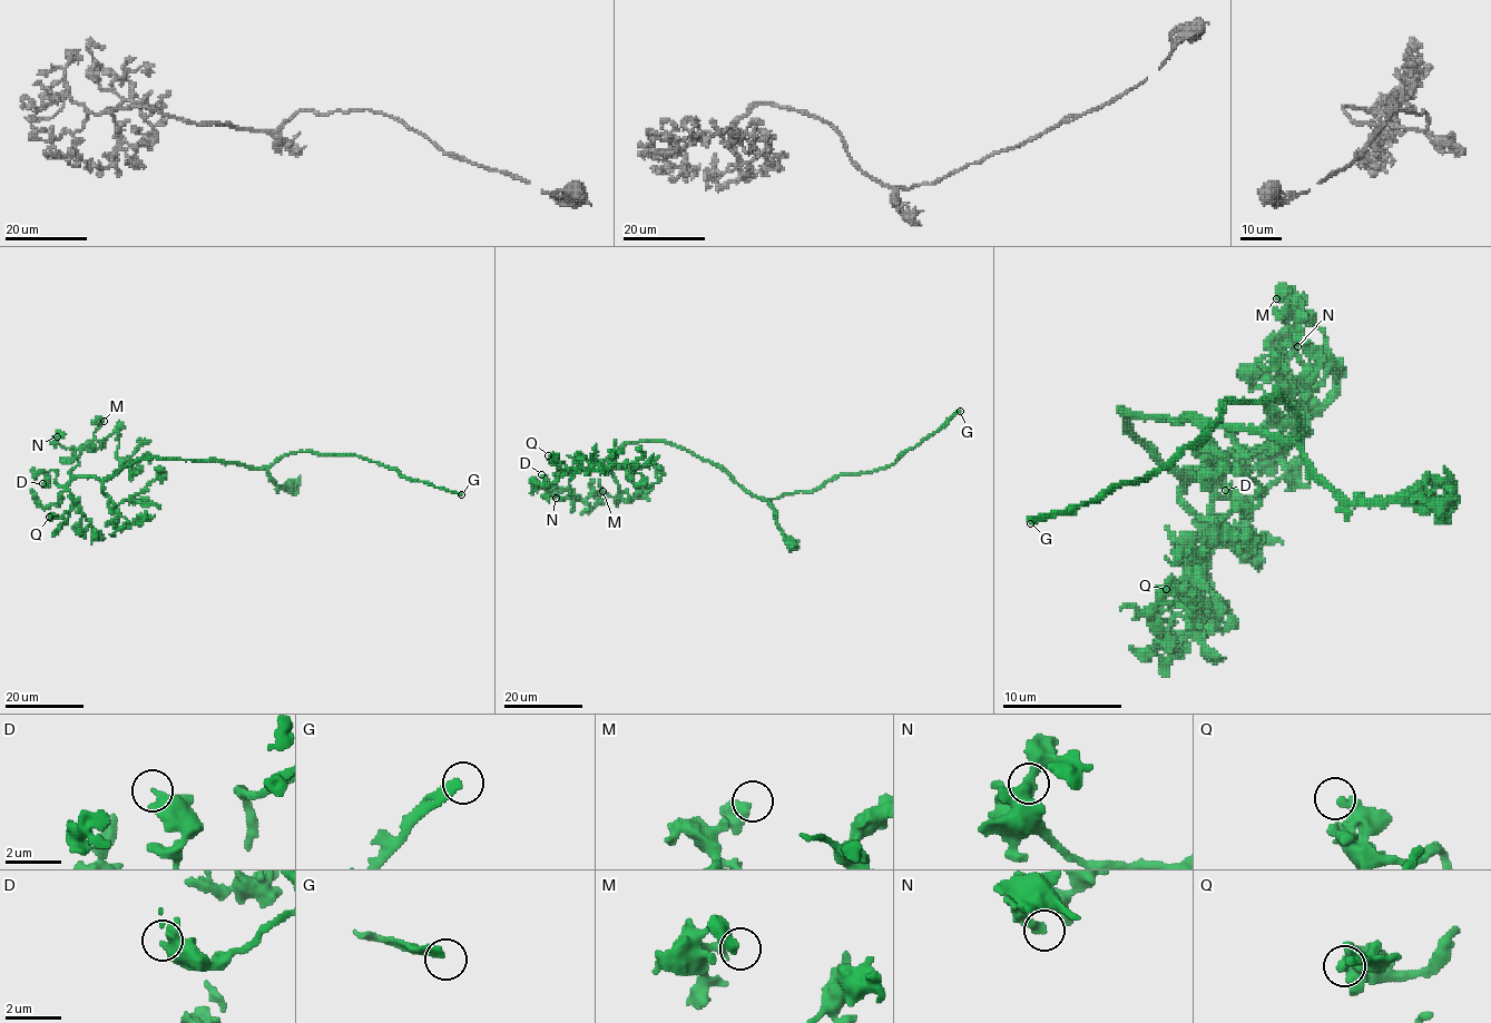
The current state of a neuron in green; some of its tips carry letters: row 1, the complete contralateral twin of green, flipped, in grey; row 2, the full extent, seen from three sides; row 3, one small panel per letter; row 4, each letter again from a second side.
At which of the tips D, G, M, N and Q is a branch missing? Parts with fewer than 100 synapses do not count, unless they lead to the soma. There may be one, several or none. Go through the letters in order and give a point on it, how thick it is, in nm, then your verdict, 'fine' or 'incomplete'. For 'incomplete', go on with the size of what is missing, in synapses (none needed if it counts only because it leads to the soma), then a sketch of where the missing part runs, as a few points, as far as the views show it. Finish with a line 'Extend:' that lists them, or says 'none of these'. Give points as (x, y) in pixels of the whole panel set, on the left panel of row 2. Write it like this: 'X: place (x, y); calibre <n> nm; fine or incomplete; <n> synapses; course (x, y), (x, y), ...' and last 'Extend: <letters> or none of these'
D: place (42, 483); calibre 400 nm; fine
G: place (461, 494); calibre 300 nm; incomplete
M: place (104, 421); calibre 480 nm; fine
N: place (57, 436); calibre 320 nm; fine
Q: place (49, 517); calibre 380 nm; fine
Extend: G

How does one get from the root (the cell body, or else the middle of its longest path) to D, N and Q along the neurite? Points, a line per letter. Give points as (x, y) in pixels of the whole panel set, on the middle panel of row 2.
D: (727, 473), (676, 446), (659, 441), (633, 441), (584, 469), (555, 474), (556, 483), (547, 494), (541, 474)
N: (727, 473), (676, 446), (633, 441), (574, 474), (569, 491), (578, 498), (563, 499), (553, 494), (556, 498)
Q: (727, 473), (659, 441), (628, 442), (605, 460), (575, 471), (566, 471), (574, 469), (556, 463), (548, 455)

